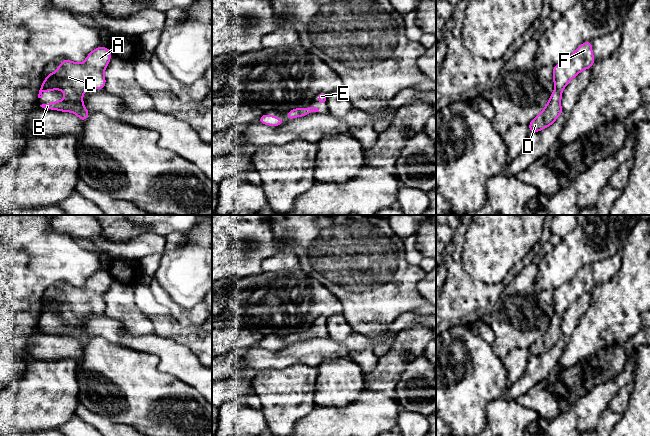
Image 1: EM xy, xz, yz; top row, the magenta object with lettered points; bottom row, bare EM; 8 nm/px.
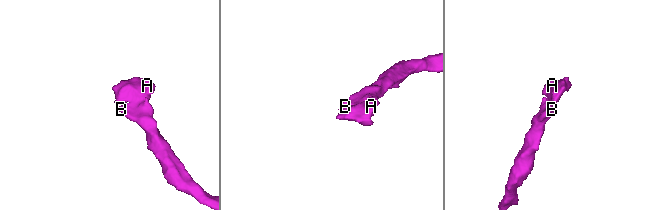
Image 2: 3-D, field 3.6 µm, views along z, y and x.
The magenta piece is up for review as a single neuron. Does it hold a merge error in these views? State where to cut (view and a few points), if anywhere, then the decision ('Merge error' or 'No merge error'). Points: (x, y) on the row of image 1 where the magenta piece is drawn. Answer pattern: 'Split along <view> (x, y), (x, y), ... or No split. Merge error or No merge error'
No split. No merge error

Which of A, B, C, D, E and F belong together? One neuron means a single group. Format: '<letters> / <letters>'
A B C D E F

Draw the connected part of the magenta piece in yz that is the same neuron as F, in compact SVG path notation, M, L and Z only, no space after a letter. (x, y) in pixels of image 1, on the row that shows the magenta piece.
M591 41L582 43L575 52L553 67L555 90L545 108L528 124L530 132L539 132L551 126L560 114L562 90L580 72L590 69L595 59Z

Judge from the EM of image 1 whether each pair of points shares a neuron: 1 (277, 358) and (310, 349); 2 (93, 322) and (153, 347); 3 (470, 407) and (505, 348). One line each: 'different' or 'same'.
1: same
2: same
3: different

